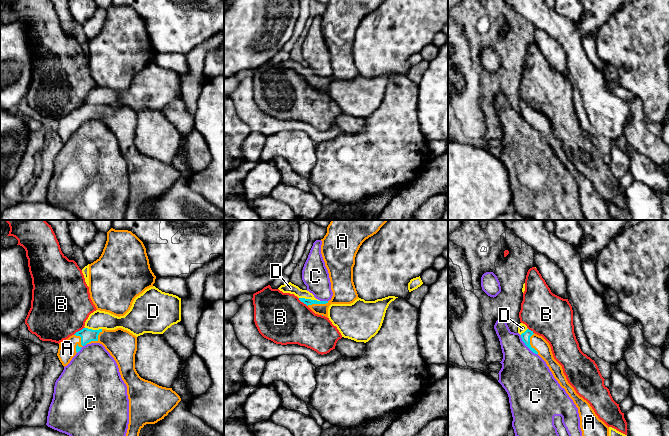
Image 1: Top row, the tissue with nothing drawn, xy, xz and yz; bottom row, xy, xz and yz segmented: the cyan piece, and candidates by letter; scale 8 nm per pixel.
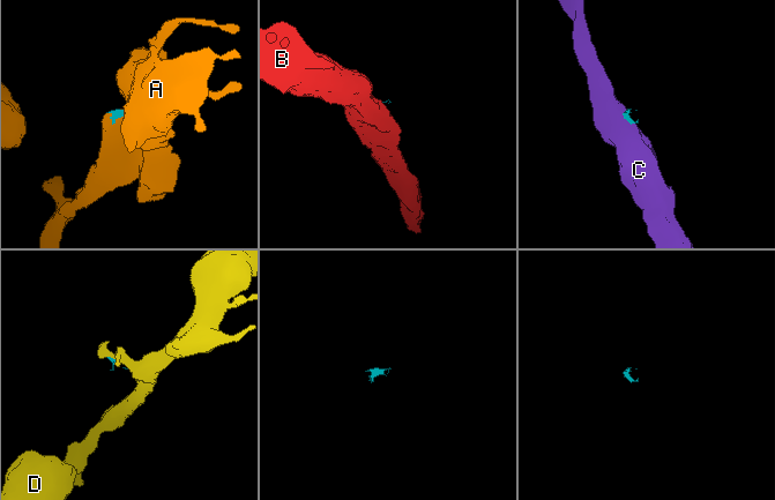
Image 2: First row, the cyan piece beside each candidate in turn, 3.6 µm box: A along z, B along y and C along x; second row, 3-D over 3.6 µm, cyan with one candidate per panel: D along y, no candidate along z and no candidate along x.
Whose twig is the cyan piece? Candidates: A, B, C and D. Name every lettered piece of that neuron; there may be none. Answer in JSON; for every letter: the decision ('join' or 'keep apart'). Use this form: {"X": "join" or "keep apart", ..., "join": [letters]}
{"A": "join", "B": "keep apart", "C": "keep apart", "D": "keep apart", "join": ["A"]}

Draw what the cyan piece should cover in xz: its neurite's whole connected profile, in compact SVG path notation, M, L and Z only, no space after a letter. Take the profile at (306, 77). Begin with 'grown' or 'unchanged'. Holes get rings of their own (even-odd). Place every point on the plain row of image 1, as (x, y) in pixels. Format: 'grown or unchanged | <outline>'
grown | M329 0L321 21L321 30L329 49L333 72L329 77L299 74L315 90L328 94L331 80L351 80L358 75L353 58L356 30L362 19L384 0Z

